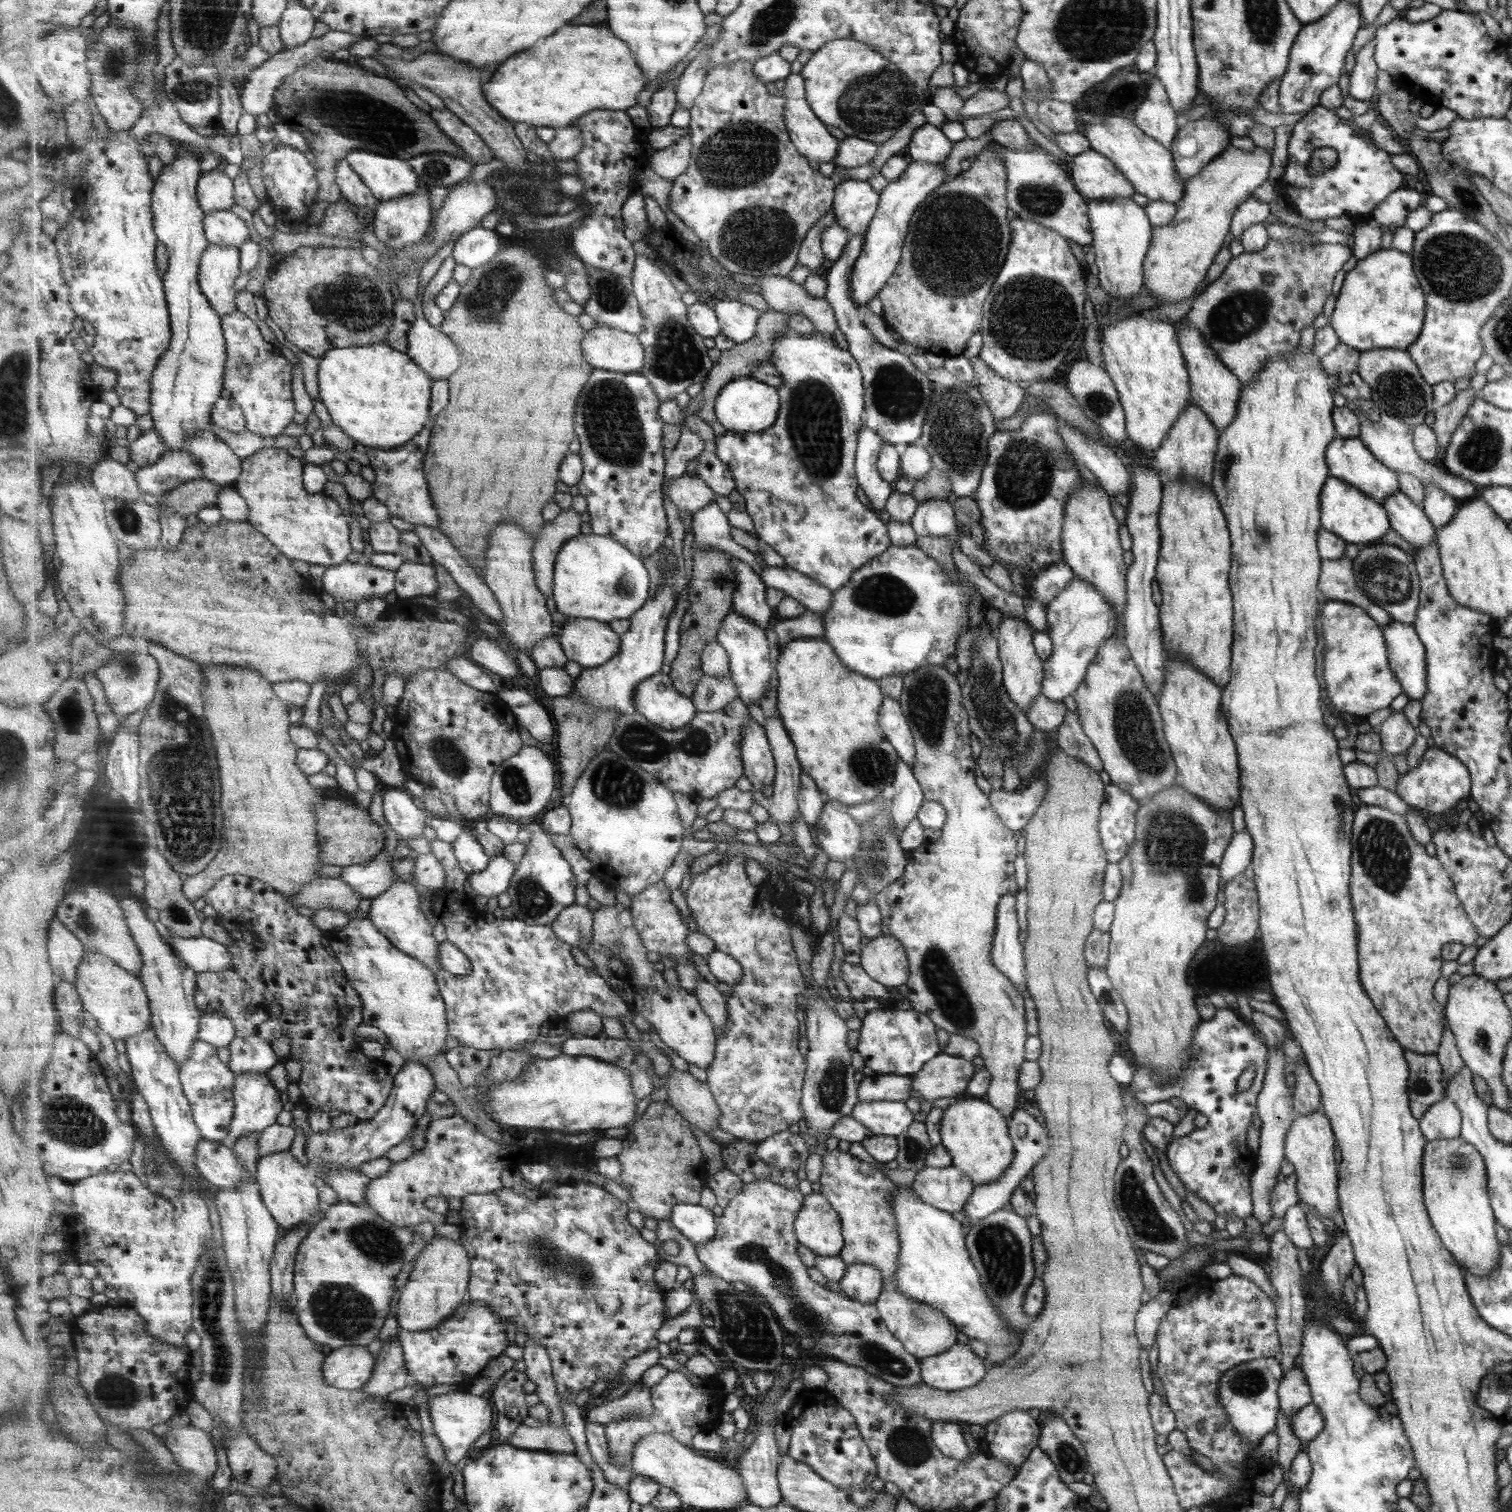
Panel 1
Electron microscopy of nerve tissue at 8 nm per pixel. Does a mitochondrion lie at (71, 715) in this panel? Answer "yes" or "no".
yes

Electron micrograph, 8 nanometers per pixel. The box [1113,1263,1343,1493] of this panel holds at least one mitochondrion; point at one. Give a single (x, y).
(1250, 1381)

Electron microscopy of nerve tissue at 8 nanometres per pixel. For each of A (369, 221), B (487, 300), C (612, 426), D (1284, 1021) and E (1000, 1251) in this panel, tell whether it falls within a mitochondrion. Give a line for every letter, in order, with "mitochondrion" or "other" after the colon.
A: other
B: mitochondrion
C: mitochondrion
D: other
E: mitochondrion

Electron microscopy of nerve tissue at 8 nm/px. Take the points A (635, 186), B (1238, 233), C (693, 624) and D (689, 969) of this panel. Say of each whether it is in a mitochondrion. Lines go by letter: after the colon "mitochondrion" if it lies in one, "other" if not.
A: other
B: other
C: other
D: other

